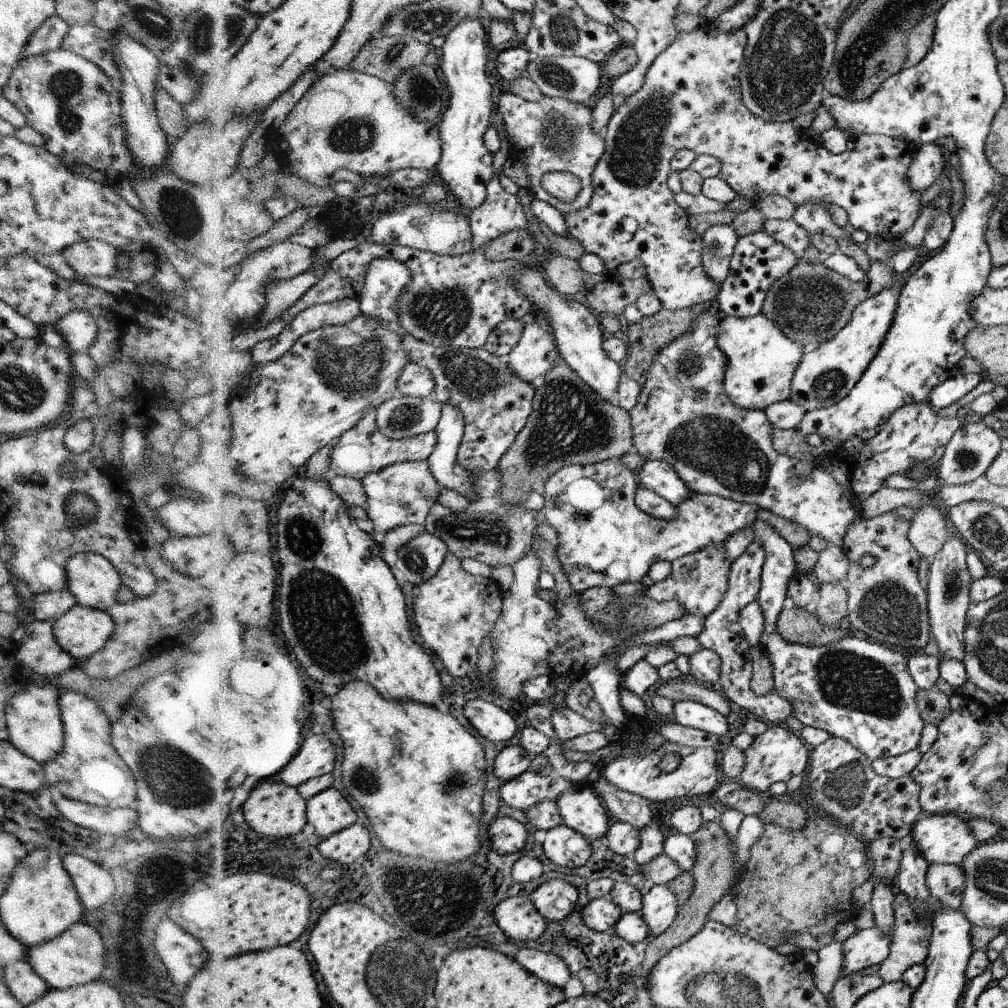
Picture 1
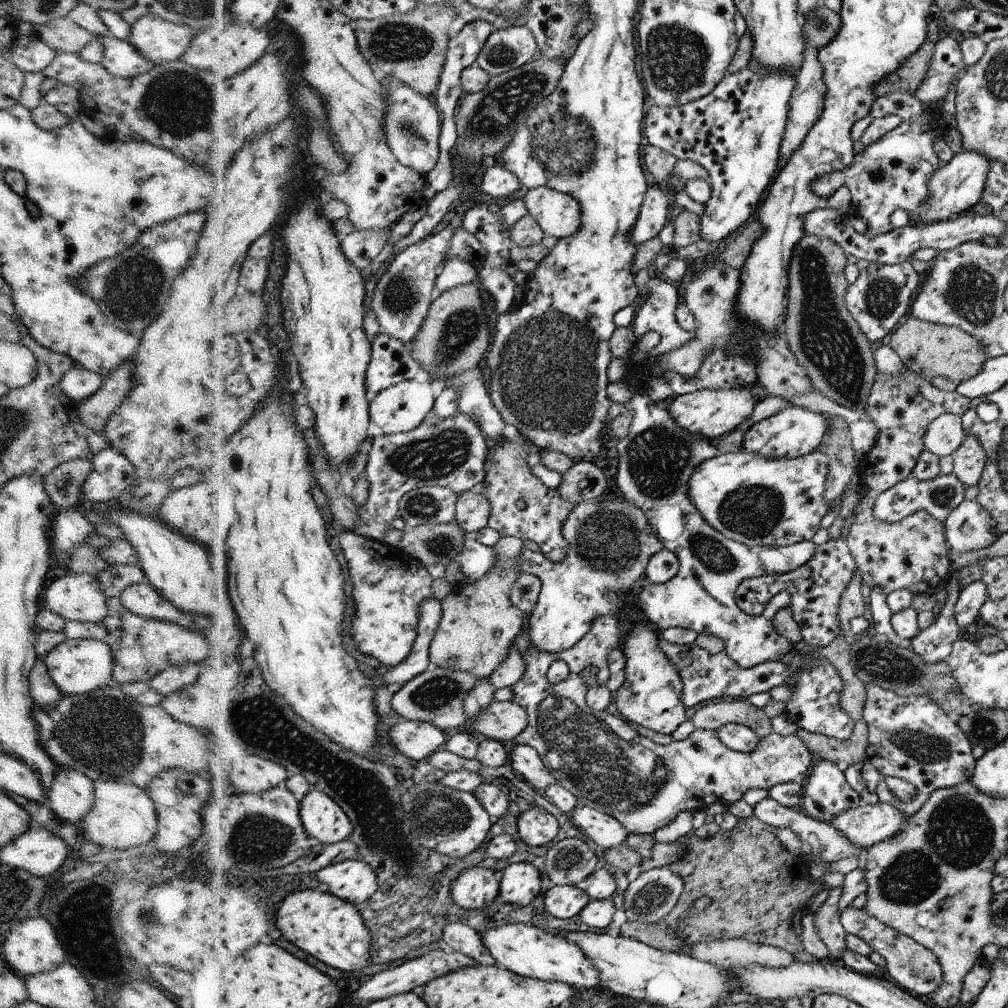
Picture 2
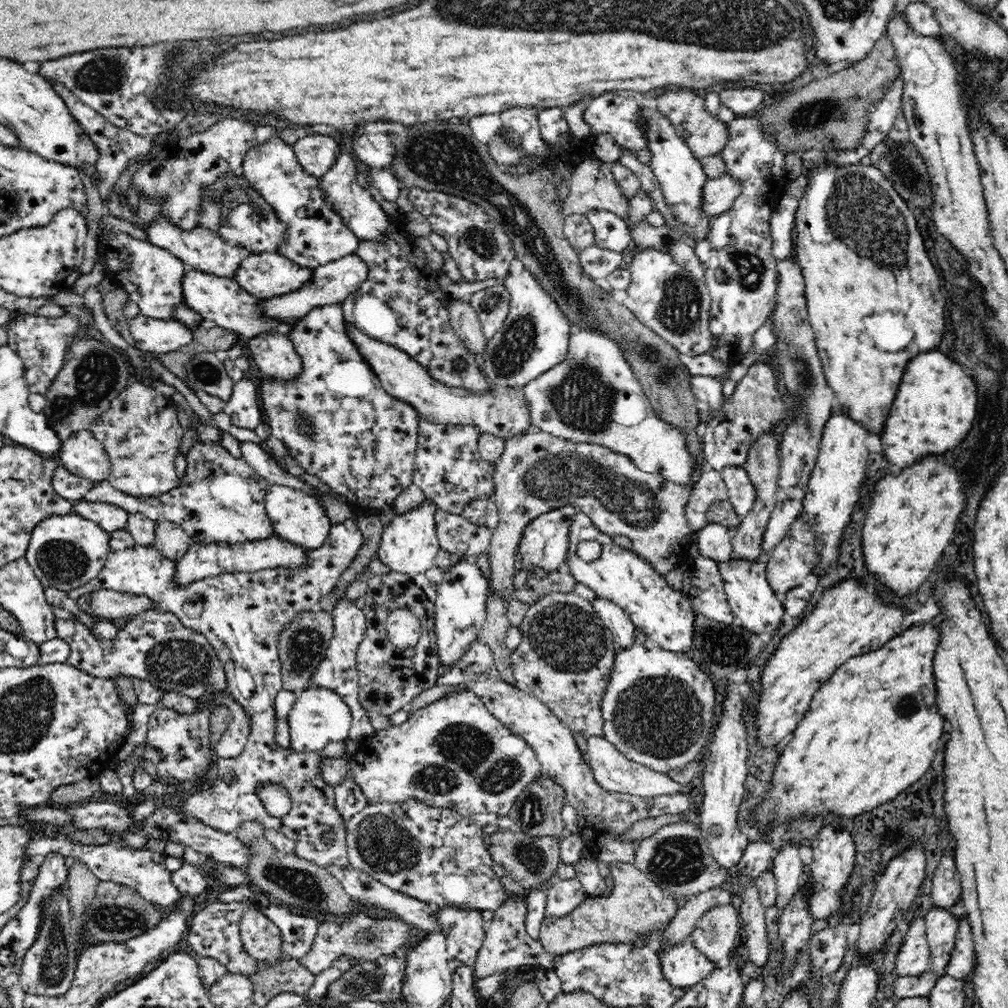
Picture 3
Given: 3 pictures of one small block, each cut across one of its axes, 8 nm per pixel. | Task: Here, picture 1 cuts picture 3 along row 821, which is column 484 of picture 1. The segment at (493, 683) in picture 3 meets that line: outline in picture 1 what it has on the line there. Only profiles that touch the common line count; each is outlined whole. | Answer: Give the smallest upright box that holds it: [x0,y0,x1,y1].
[414,552,504,684]

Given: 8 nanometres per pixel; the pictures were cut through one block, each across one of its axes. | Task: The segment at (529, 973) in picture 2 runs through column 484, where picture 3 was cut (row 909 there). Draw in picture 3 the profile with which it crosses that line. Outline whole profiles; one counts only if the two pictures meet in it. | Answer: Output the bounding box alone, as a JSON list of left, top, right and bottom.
[924,907,959,974]

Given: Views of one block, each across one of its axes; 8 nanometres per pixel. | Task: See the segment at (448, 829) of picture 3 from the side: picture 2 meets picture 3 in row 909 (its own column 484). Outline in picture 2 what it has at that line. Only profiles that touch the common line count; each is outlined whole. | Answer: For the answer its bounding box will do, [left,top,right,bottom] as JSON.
[482,434,575,562]

